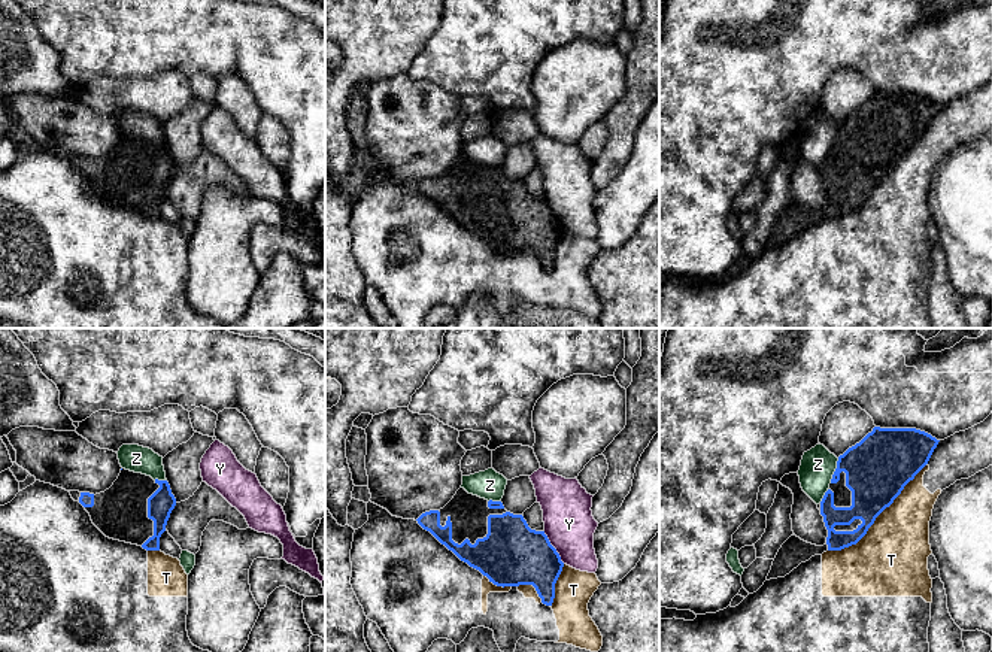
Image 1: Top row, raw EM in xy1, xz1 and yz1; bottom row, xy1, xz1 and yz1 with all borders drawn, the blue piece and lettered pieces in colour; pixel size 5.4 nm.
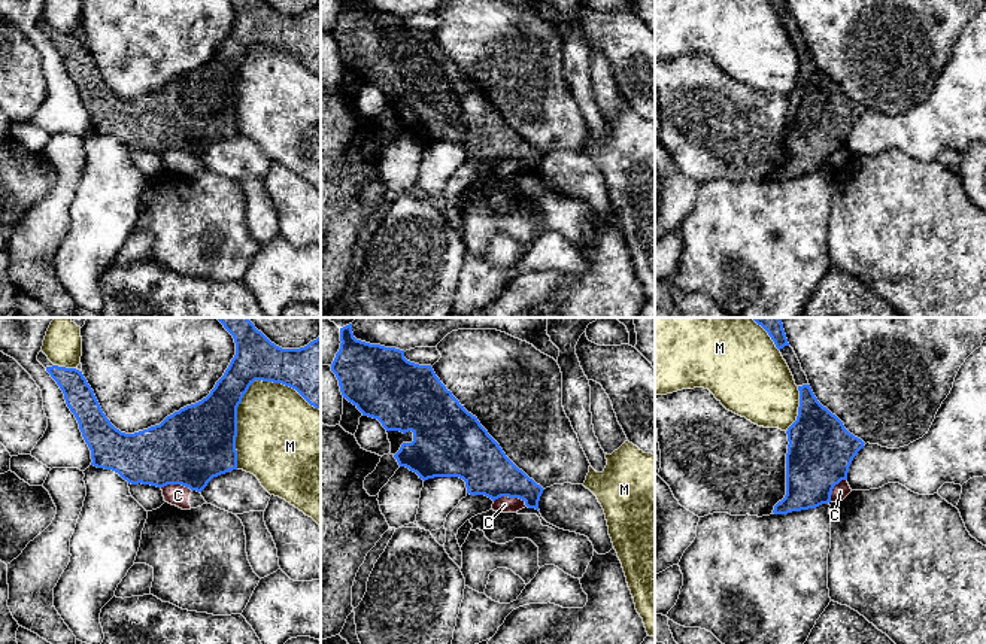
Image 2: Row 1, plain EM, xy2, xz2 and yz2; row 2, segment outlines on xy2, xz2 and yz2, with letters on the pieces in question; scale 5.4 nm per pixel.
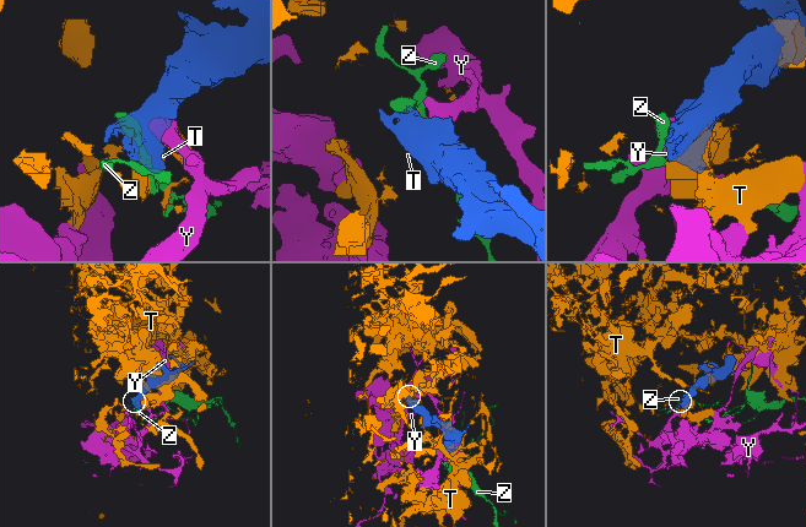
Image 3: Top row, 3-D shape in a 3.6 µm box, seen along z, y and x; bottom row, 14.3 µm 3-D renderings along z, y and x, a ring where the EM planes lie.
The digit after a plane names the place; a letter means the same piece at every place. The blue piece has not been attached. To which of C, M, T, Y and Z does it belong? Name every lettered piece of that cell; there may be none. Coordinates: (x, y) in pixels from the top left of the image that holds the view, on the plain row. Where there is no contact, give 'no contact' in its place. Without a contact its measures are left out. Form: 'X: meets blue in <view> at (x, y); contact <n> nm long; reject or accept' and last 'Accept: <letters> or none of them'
C: meets blue in xz2 at (510, 163); contact 190 nm long; reject
M: meets blue in xy2 at (246, 57); contact 550 nm long; reject
T: meets blue in yz1 at (877, 181); contact 700 nm long; reject
Y: meets blue in xz1 at (554, 214); contact 200 nm long; reject
Z: meets blue in yz1 at (836, 136); contact 140 nm long; reject
Accept: none of them

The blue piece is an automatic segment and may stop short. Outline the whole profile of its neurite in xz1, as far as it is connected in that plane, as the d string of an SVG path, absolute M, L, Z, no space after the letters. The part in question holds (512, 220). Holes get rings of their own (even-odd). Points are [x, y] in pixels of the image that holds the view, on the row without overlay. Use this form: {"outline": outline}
{"outline": "M459 154L443 175L425 178L416 186L494 251L533 251L541 269L552 272L564 228L544 197L531 195L522 181L507 178L501 167L488 167Z"}

